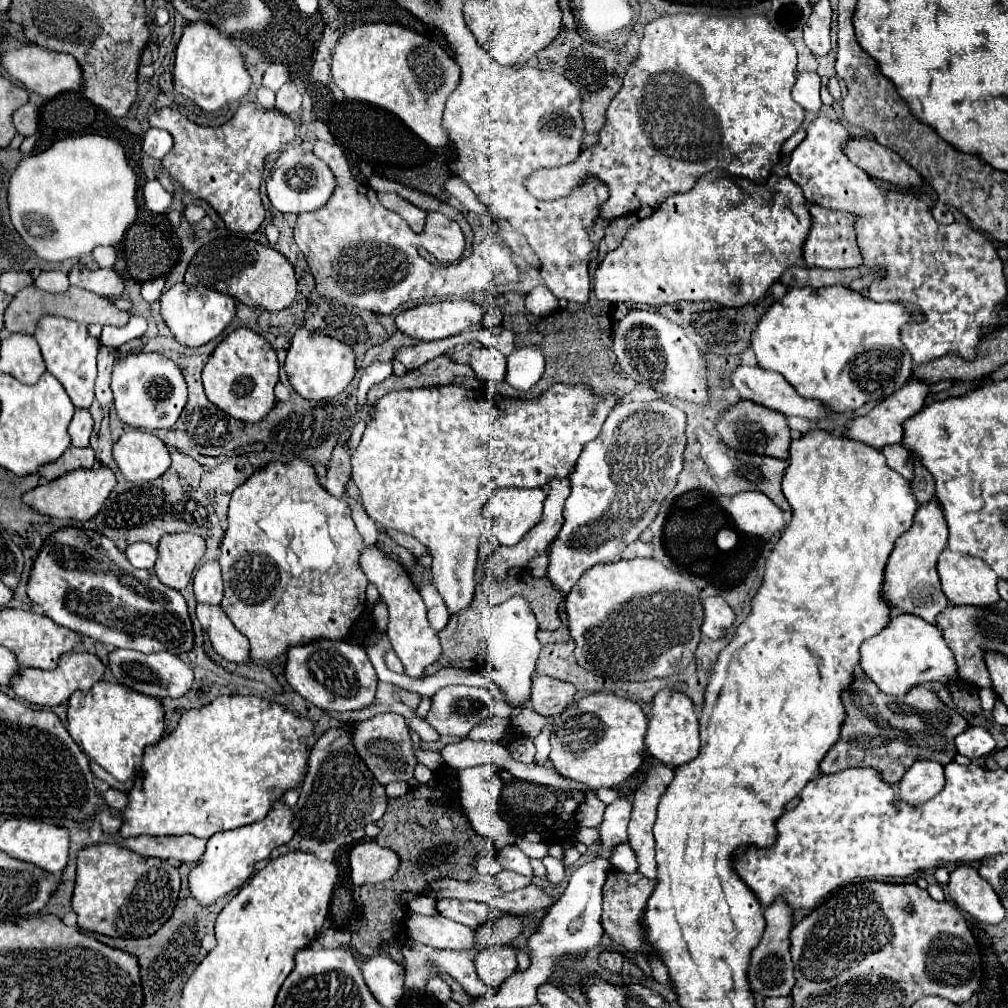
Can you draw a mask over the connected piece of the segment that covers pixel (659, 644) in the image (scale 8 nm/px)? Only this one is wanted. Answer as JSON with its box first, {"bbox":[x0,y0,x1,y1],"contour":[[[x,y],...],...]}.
{"bbox":[565,554,705,682],"contour":[[[623,554],[619,562],[597,564],[585,572],[565,598],[569,634],[577,644],[577,662],[597,676],[627,682],[667,678],[683,672],[701,640],[701,620],[705,614],[701,612],[701,598],[692,577],[682,574],[670,556],[665,562],[657,562],[654,558],[623,558]]]}

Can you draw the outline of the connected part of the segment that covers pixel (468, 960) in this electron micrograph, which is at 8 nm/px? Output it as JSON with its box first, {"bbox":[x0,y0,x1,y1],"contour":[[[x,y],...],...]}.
{"bbox":[405,942,489,996],"contour":[[[407,942],[407,950],[405,958],[407,958],[407,972],[405,972],[405,992],[407,994],[421,994],[425,990],[425,982],[429,978],[433,978],[437,972],[447,972],[451,974],[463,988],[465,992],[469,992],[471,996],[487,996],[489,988],[485,988],[485,984],[481,984],[481,978],[477,976],[475,970],[475,958],[477,952],[451,952],[451,950],[435,950],[431,946],[425,946],[421,942]]]}

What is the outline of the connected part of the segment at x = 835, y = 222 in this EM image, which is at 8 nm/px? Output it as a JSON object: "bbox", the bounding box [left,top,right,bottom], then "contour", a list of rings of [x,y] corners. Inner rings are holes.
{"bbox":[803,204,863,268],"contour":[[[811,204],[811,218],[813,218],[813,226],[811,226],[809,238],[803,248],[803,258],[805,258],[807,266],[855,268],[855,266],[863,264],[857,236],[853,232],[853,220],[857,220],[857,216],[849,216],[849,212],[833,212],[829,208]]]}

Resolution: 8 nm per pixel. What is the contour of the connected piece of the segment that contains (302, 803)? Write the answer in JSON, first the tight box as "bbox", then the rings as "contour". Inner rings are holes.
{"bbox":[295,722,387,842],"contour":[[[355,722],[341,724],[333,730],[327,730],[313,746],[307,762],[307,778],[299,792],[299,802],[295,806],[295,818],[301,828],[303,838],[315,838],[319,842],[335,842],[349,836],[349,822],[343,818],[359,818],[359,828],[377,822],[387,810],[385,788],[369,772],[367,764],[357,756],[353,748],[353,730]]]}

